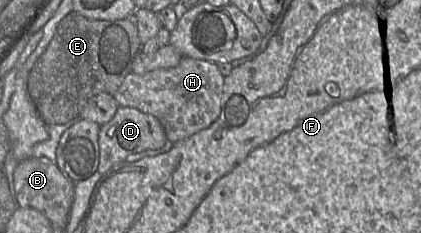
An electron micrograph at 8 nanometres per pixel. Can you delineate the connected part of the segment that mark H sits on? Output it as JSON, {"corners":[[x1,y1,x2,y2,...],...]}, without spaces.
{"corners":[[182,57,176,67,127,75,113,95,119,106,136,108,157,118,175,144,208,128,219,116,224,78,216,63]]}

